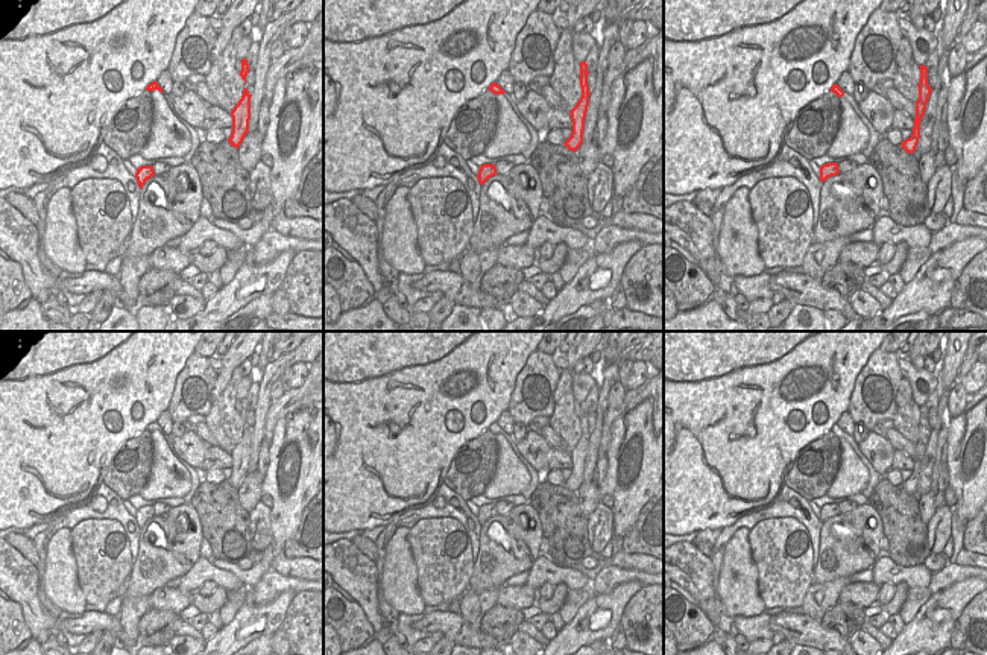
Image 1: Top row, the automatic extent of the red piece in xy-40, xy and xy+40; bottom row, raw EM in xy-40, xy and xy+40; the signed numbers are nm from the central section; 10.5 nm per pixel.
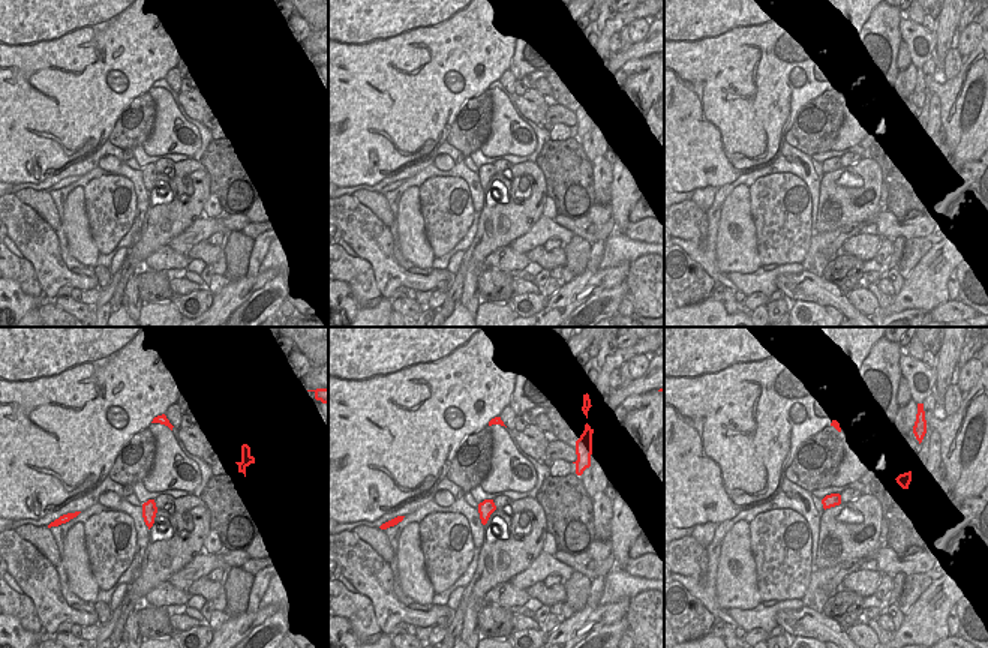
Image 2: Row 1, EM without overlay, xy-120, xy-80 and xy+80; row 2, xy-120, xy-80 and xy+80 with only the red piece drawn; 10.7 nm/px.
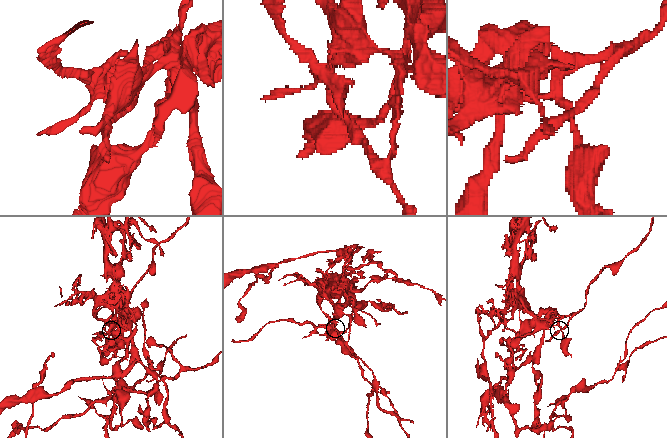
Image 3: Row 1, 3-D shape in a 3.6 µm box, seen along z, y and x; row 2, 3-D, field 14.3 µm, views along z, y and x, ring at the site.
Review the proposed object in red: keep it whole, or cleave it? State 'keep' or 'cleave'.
cleave

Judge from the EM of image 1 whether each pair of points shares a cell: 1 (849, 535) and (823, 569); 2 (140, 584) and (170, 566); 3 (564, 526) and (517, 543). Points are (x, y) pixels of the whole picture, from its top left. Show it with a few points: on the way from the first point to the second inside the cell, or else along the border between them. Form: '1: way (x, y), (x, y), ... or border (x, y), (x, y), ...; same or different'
1: way (846, 543), (831, 561); same
2: way (148, 578), (152, 573), (163, 572); same
3: border (529, 502), (539, 518), (544, 535); different

